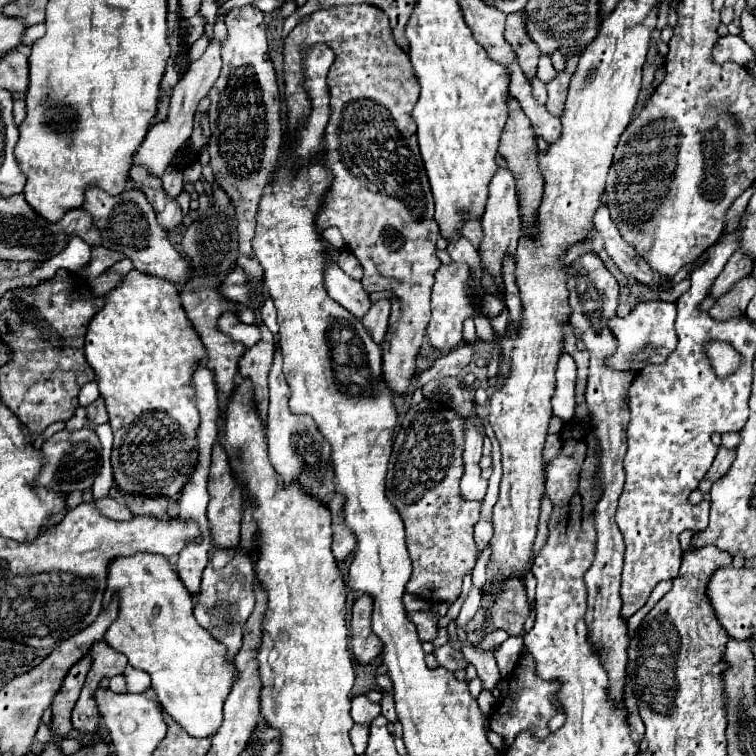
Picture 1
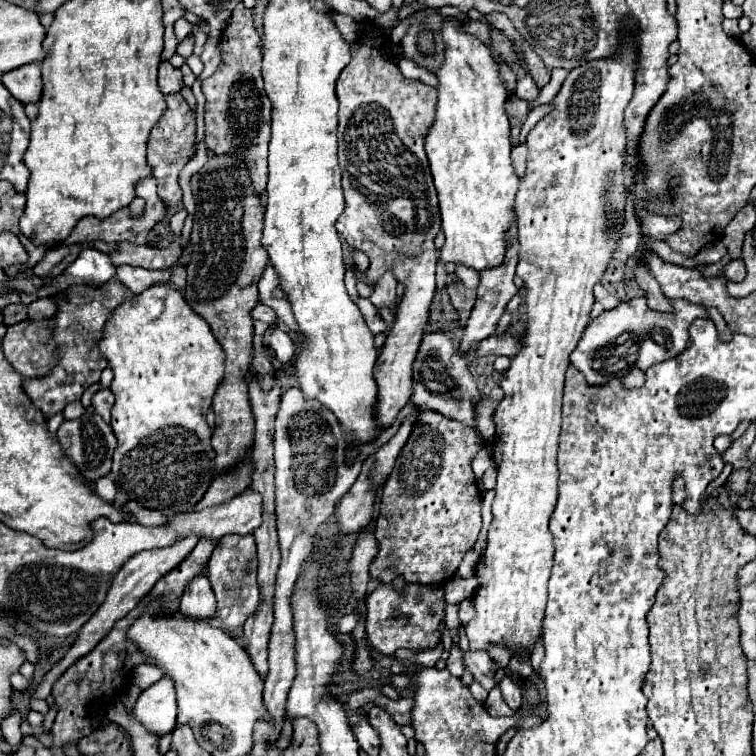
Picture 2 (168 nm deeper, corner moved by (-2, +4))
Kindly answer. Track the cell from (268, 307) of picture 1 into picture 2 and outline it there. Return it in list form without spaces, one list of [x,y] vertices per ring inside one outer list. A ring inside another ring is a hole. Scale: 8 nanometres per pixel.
[[[261,303],[255,305],[255,309],[251,311],[251,317],[253,317],[253,319],[259,319],[259,321],[263,321],[263,323],[267,323],[267,325],[271,325],[273,321],[277,321],[275,311],[273,311],[271,307],[267,307],[267,305],[261,305]]]

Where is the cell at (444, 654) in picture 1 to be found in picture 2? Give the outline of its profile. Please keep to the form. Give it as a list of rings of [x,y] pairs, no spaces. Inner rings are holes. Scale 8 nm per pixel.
[[[467,651],[467,653],[463,653],[463,657],[465,657],[465,667],[473,673],[473,677],[479,685],[483,685],[487,691],[491,691],[493,687],[499,685],[499,681],[495,679],[493,659],[487,653]]]

